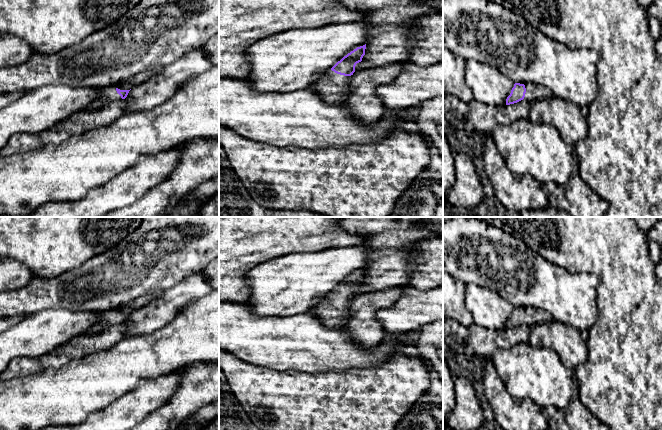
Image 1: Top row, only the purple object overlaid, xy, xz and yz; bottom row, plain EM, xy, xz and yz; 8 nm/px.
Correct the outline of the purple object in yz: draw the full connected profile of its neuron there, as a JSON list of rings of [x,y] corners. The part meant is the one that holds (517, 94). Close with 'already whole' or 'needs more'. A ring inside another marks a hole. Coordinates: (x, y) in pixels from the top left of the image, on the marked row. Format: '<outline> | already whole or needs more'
[[[515,83],[510,95],[506,99],[506,105],[517,103],[523,99],[530,103],[535,100],[550,99],[553,96],[552,91],[543,85]]] | needs more

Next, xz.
[[[366,44],[348,53],[310,87],[328,104],[344,103],[350,92],[350,76],[355,72],[356,64],[362,61],[365,49]]] | needs more

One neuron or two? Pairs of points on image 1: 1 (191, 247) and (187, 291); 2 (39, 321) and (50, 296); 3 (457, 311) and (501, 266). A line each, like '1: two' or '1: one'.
1: two
2: two
3: two

